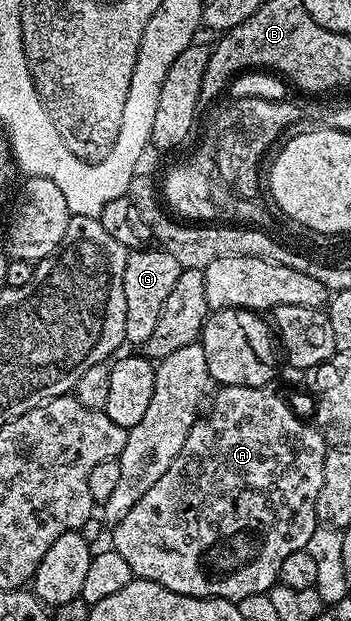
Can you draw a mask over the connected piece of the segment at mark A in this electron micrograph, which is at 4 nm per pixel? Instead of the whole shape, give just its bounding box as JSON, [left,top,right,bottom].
[110,385,329,602]

